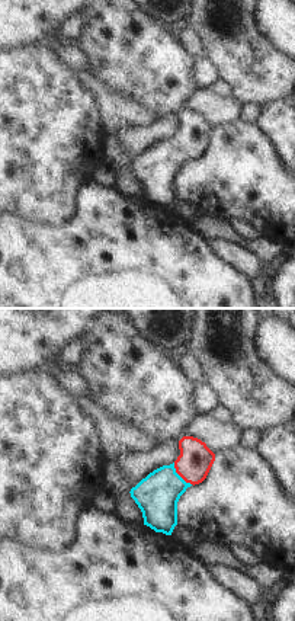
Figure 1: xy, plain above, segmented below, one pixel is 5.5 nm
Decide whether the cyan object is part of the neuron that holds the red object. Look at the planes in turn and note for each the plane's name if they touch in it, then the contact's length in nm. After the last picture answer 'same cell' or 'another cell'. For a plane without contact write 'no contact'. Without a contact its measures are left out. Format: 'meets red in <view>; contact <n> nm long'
meets red in xy; contact 160 nm long

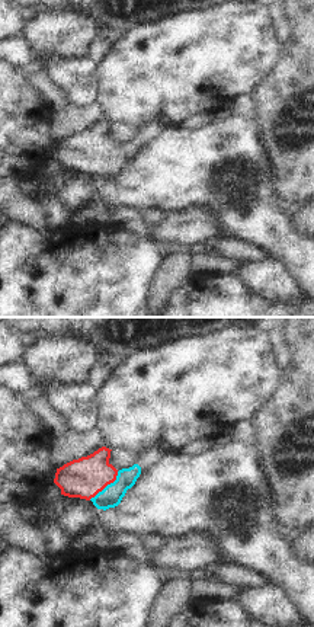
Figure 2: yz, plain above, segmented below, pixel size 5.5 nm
meets red in yz; contact 220 nm long

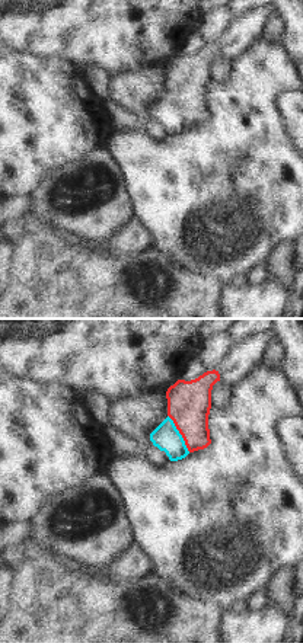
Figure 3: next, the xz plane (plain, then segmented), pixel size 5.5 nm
meets red in xz; contact 240 nm long

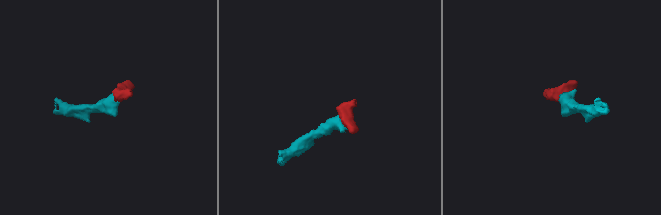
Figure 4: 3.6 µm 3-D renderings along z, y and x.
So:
same cell

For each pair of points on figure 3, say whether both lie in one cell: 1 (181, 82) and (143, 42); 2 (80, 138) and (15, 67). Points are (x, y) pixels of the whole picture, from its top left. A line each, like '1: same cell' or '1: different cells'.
1: different cells
2: same cell

